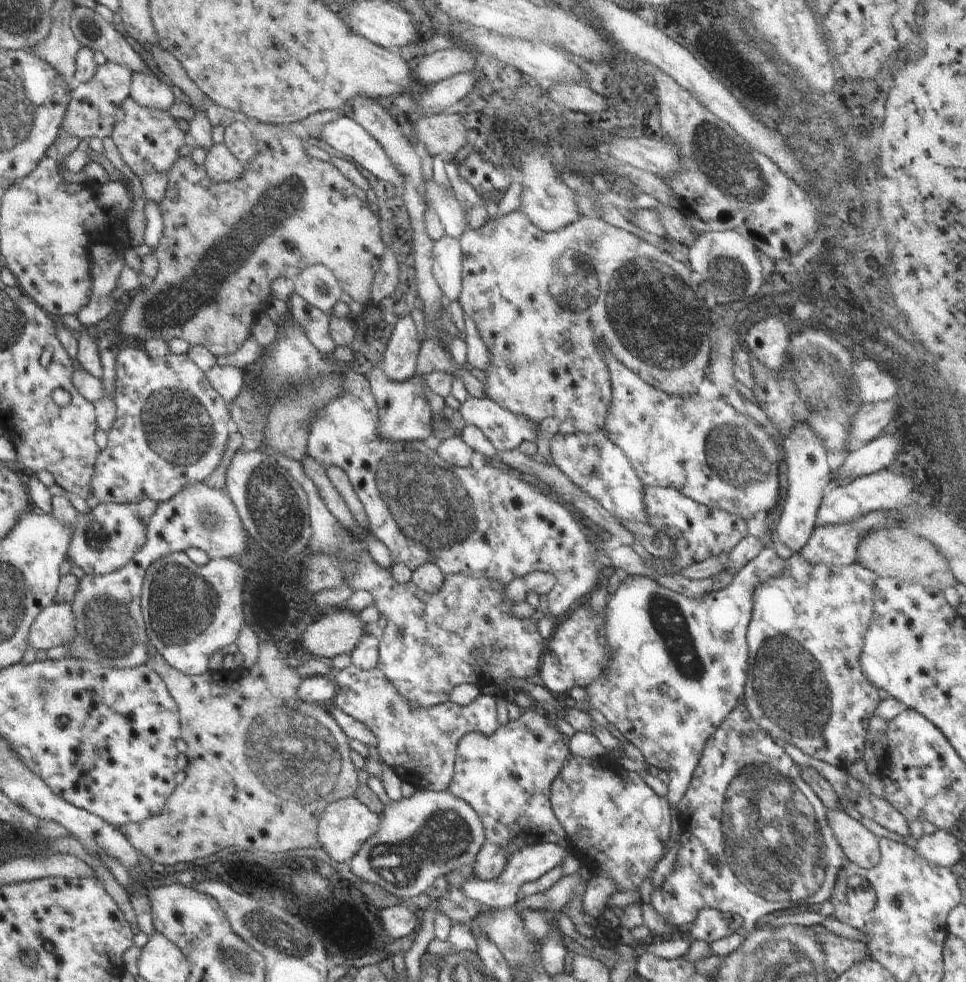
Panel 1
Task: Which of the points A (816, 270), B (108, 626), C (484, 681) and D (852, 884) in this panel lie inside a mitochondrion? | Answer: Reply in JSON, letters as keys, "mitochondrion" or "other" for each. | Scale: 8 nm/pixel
{"A":"other","B":"mitochondrion","C":"other","D":"mitochondrion"}

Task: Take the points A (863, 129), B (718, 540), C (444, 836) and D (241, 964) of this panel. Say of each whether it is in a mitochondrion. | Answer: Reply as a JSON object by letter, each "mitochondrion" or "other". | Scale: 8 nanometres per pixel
{"A":"other","B":"other","C":"mitochondrion","D":"mitochondrion"}

